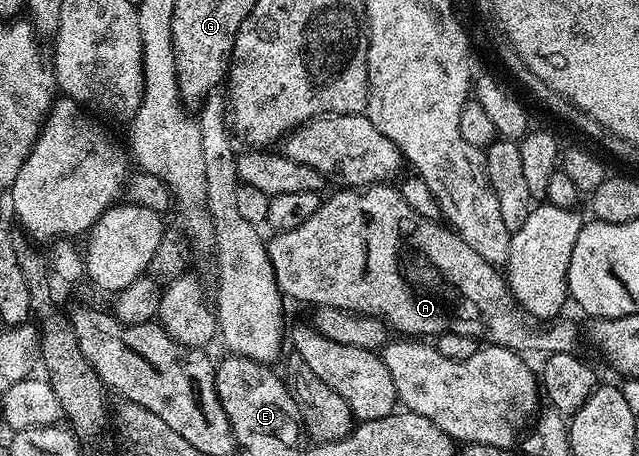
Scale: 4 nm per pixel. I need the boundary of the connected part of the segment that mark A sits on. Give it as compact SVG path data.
M378 184L364 188L341 188L338 191L338 194L333 194L330 198L326 197L322 201L321 207L315 212L315 216L303 220L303 224L299 224L299 228L282 230L274 233L273 239L271 237L268 239L271 268L275 272L281 293L286 299L292 300L294 298L297 302L310 302L310 307L313 308L330 306L340 310L352 310L355 314L366 314L372 318L380 318L390 331L414 340L425 340L438 334L459 332L463 336L484 340L491 346L502 346L518 352L530 350L533 354L541 354L540 356L548 356L553 353L574 353L578 349L576 347L577 341L583 338L583 334L582 331L581 334L577 331L577 326L571 319L565 318L566 316L558 316L546 324L542 319L531 316L517 303L515 296L509 290L506 275L498 267L491 265L487 260L483 260L483 256L479 256L479 252L475 252L475 248L471 248L471 244L463 241L448 225L417 215L411 205L407 204L396 185Z

